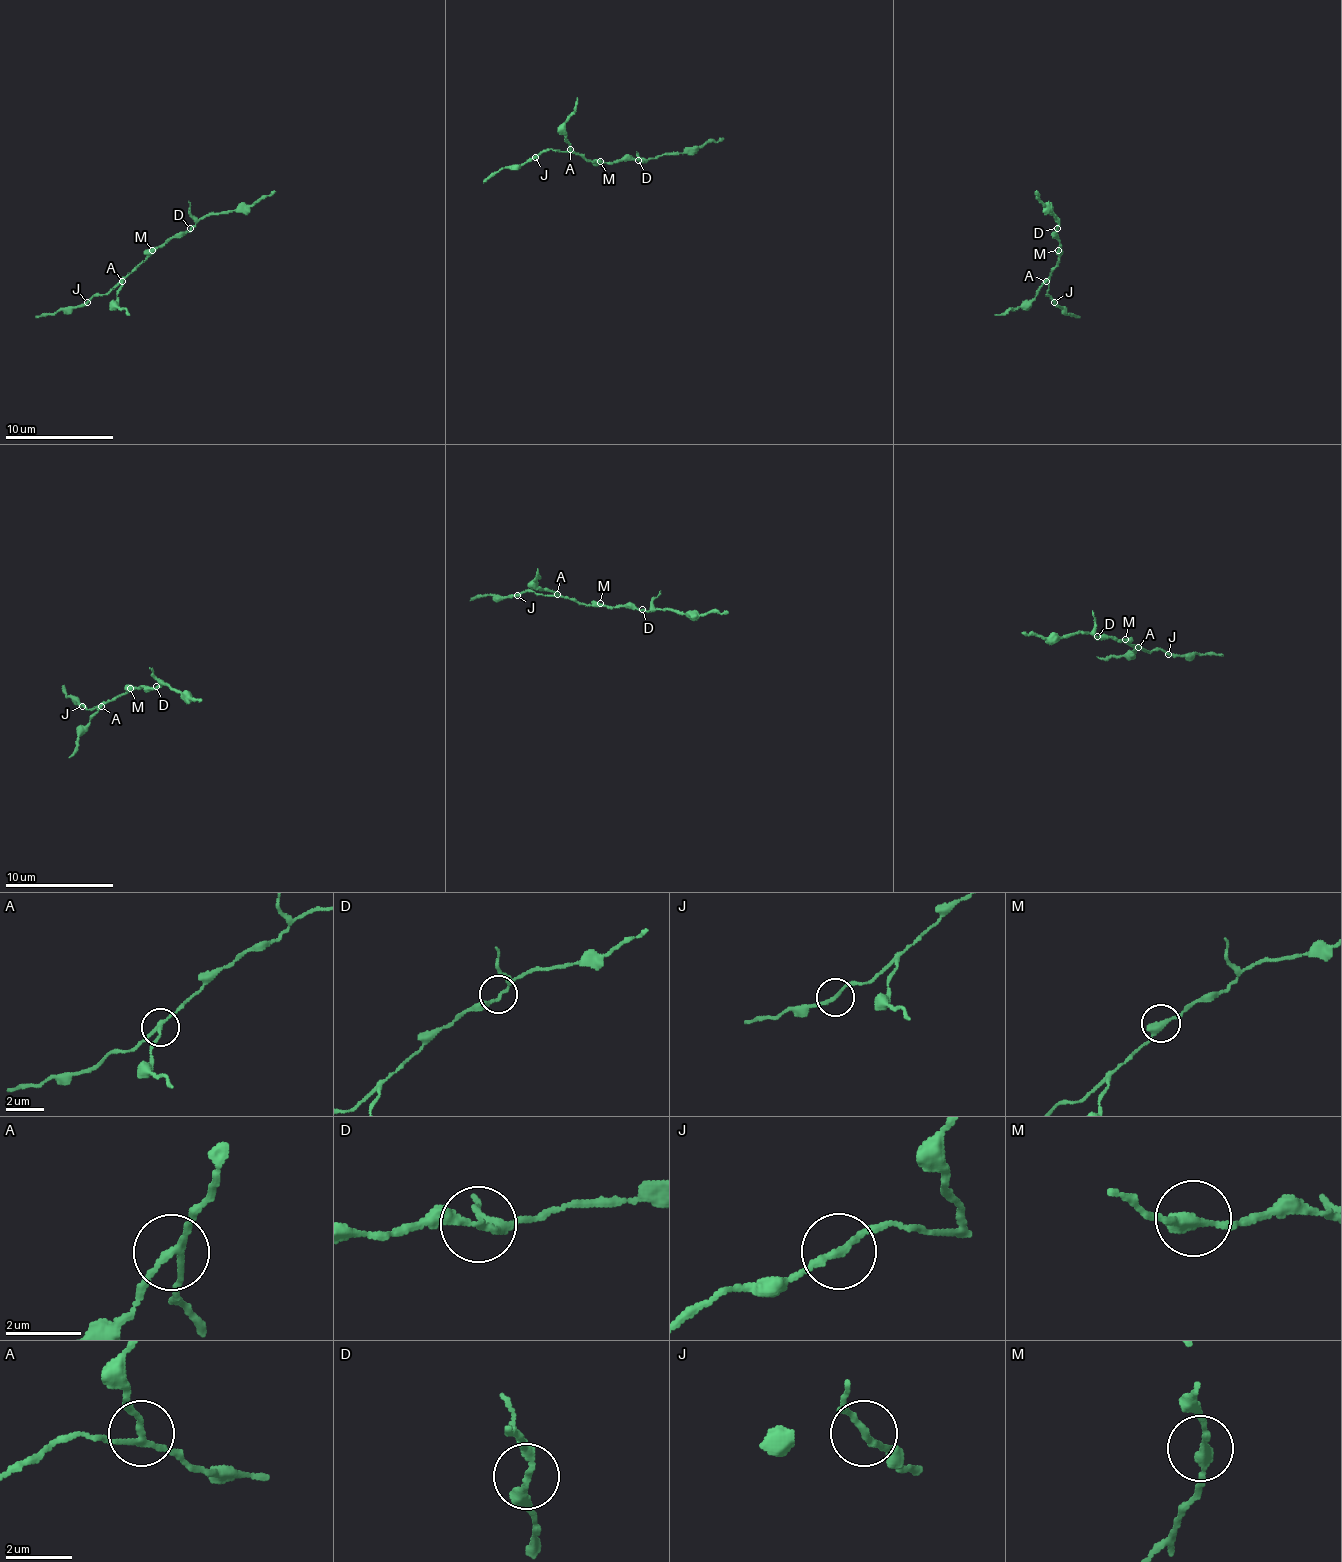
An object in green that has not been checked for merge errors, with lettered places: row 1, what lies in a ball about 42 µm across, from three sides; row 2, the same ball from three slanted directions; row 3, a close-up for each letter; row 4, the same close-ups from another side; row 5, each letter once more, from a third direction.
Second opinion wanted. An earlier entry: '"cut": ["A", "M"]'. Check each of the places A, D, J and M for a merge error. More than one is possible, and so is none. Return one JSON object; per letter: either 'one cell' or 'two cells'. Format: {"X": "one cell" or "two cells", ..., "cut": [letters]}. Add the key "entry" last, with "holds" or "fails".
{"A": "two cells", "D": "two cells", "J": "one cell", "M": "one cell", "cut": ["A", "D"], "entry": "fails"}

